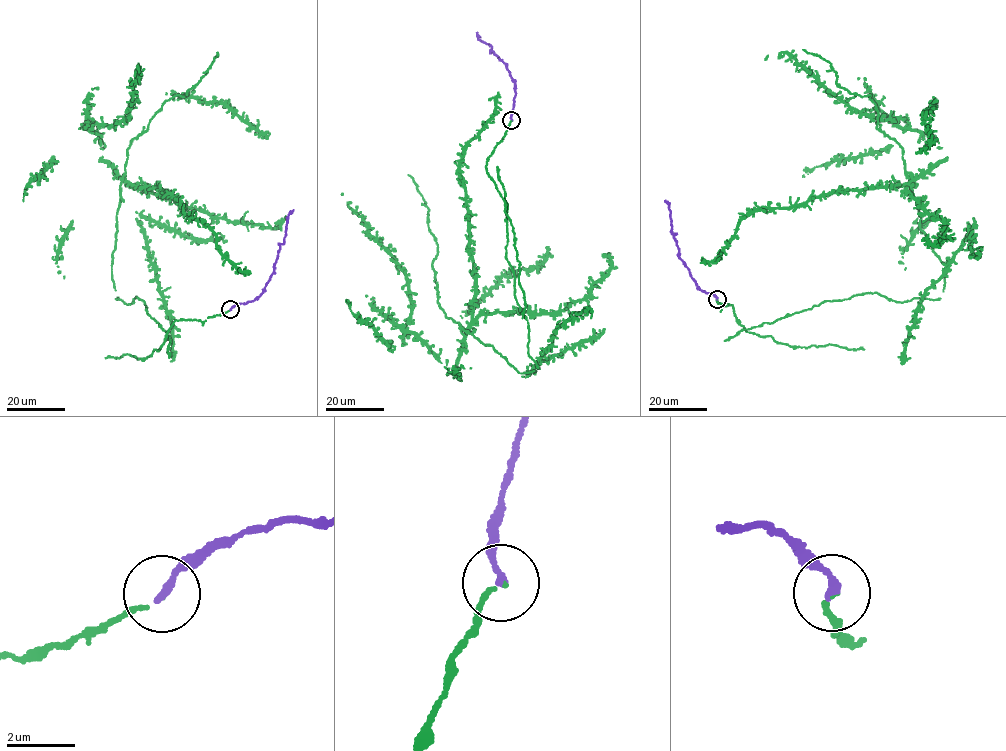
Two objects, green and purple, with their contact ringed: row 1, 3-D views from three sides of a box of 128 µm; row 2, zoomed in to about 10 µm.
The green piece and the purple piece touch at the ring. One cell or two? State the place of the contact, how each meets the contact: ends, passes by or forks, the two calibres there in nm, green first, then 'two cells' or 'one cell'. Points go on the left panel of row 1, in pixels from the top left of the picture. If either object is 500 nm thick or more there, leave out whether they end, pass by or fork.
at (230, 309); green ends there; purple ends there; 100 nm thick on the green side, 220 nm on the other; one cell

